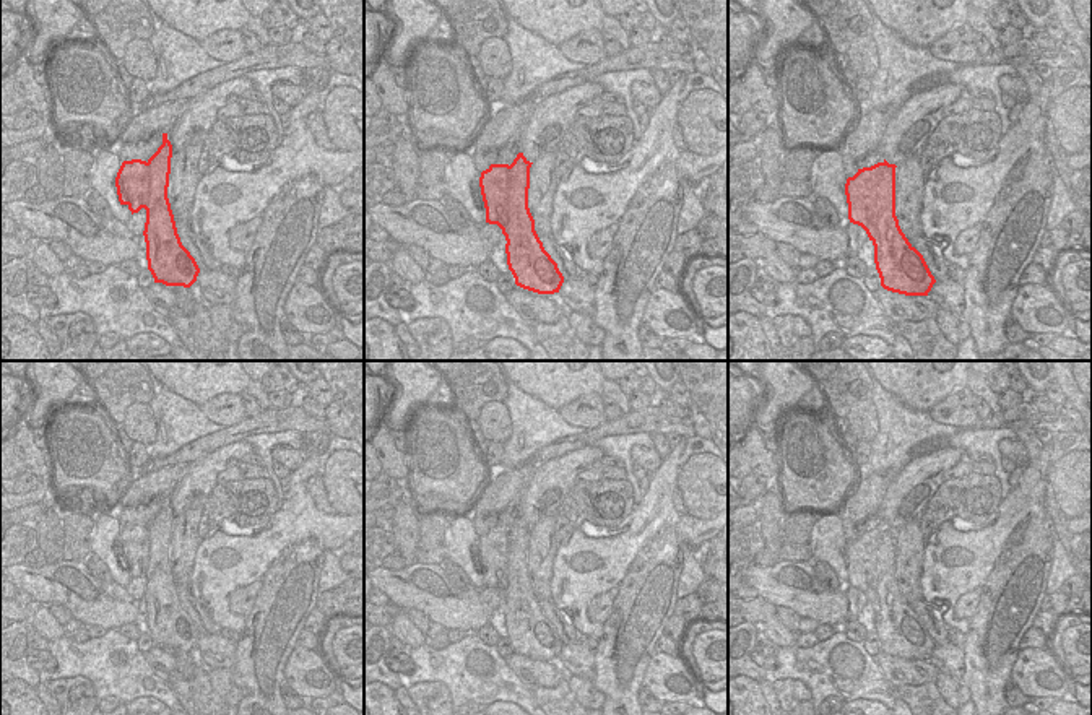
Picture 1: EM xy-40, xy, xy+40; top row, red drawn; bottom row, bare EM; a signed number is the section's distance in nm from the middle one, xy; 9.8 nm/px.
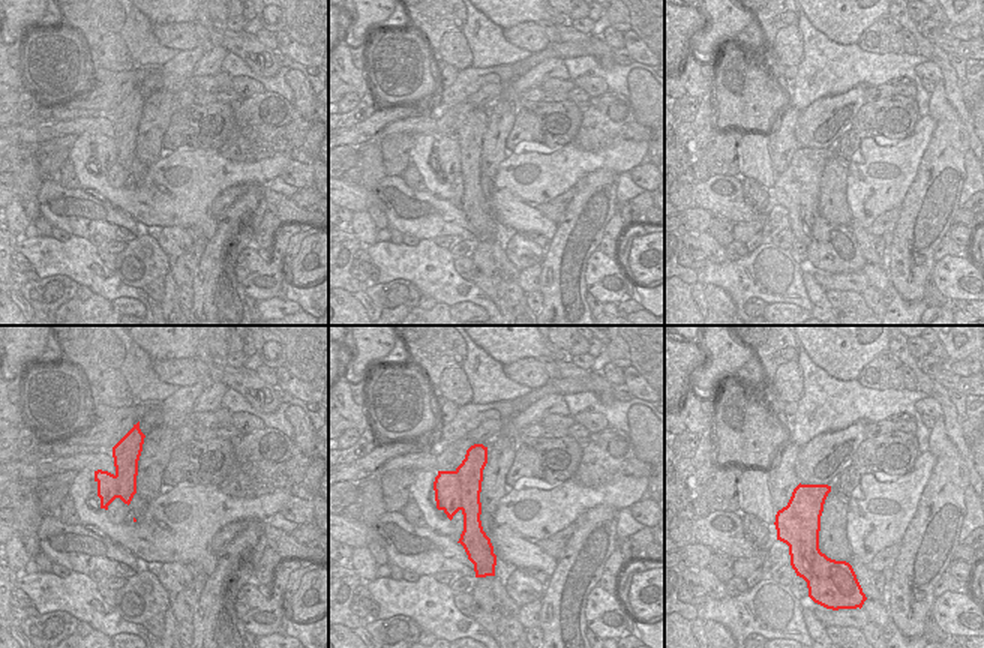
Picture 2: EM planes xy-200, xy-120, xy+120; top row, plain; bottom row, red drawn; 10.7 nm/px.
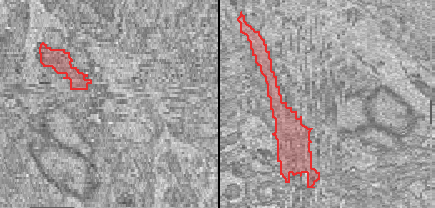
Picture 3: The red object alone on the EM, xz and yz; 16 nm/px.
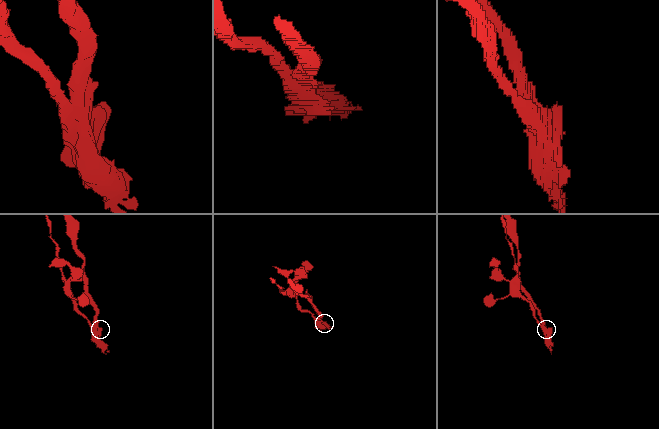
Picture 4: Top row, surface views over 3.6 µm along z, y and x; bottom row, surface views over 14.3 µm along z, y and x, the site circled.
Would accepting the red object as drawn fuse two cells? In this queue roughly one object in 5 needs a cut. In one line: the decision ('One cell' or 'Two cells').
Two cells

